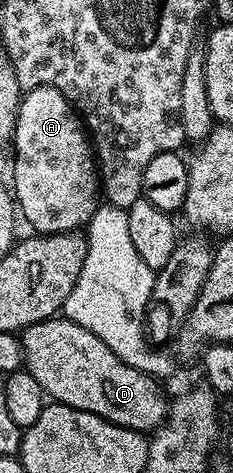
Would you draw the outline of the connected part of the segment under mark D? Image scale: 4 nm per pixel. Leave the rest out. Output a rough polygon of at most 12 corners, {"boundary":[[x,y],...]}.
{"boundary":[[67,318],[19,337],[45,397],[135,432],[164,423],[161,381]]}

